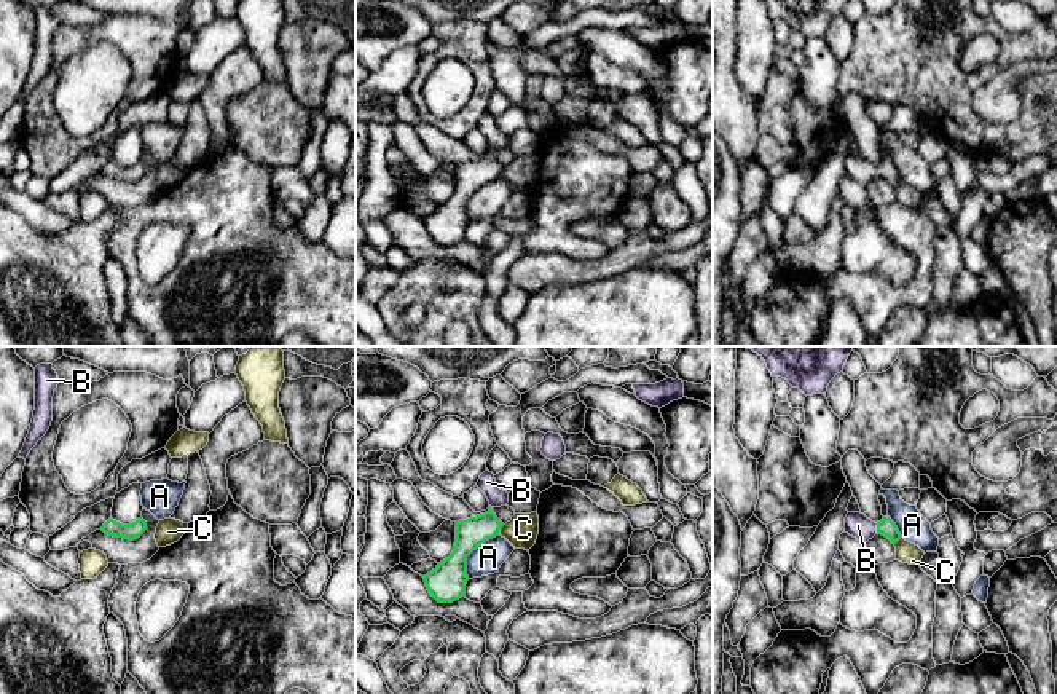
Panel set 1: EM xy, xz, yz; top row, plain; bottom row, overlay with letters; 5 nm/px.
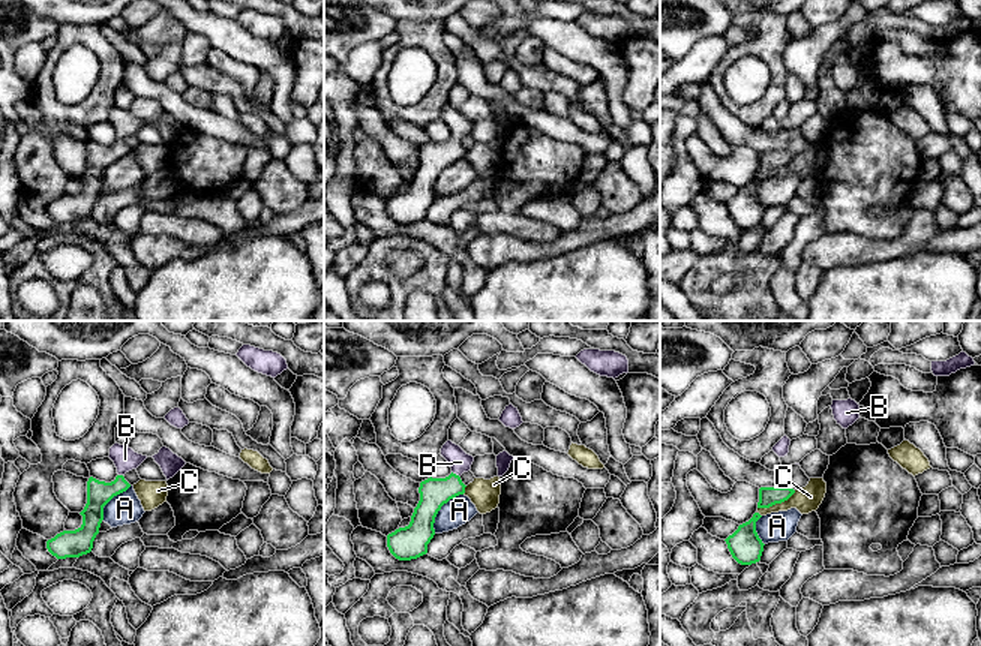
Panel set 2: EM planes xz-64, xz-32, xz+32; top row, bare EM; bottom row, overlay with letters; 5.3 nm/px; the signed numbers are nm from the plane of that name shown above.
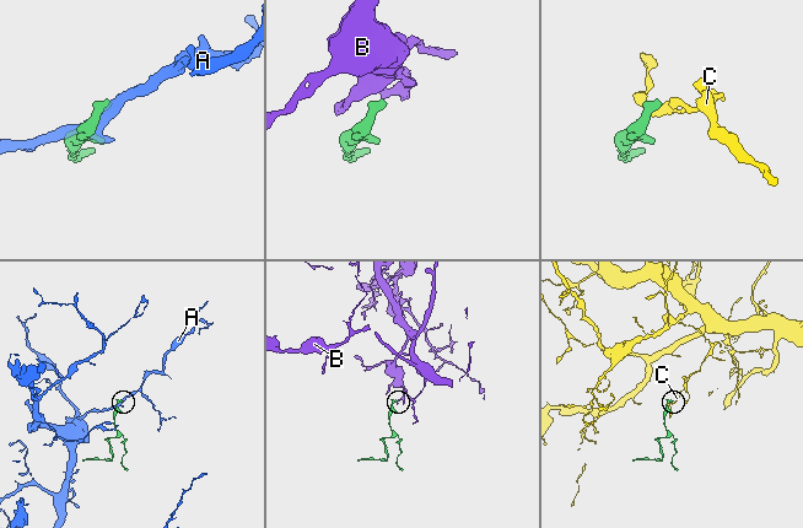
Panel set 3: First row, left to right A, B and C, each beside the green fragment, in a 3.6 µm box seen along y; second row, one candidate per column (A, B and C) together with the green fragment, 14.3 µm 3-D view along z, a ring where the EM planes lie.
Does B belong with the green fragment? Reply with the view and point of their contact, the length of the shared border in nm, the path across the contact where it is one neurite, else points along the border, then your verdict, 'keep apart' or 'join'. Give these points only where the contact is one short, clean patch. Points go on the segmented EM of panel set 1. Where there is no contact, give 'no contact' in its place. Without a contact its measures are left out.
meets green in yz at (877, 528); contact 50 nm long; runs through yz (885, 527), (877, 528), (861, 528), (858, 525); join

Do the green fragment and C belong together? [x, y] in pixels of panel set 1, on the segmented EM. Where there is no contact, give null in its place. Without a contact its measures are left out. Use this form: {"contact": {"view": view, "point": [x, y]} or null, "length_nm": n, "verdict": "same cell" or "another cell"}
{"contact": {"view": "xz", "point": [501, 528]}, "length_nm": 60, "verdict": "another cell"}

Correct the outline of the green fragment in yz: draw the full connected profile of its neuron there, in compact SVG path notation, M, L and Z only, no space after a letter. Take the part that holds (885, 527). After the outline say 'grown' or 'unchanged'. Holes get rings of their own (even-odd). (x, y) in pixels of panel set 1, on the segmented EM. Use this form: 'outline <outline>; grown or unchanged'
outline M861 512L847 514L845 533L861 542L867 542L877 533L888 538L893 544L896 544L902 538L896 523L890 517L883 517L880 522L875 523Z; grown

